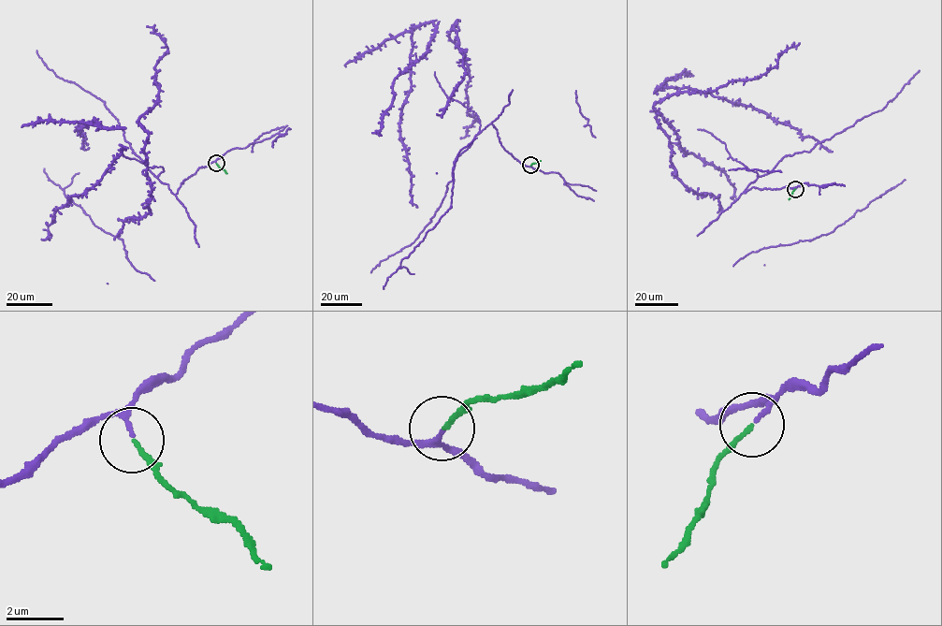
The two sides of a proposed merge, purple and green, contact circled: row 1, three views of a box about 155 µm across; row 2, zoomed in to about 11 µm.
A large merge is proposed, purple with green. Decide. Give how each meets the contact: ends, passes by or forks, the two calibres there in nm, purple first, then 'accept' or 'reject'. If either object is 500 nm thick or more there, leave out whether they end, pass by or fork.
purple passes by; green ends; calibres 120 and 160 nm; accept

